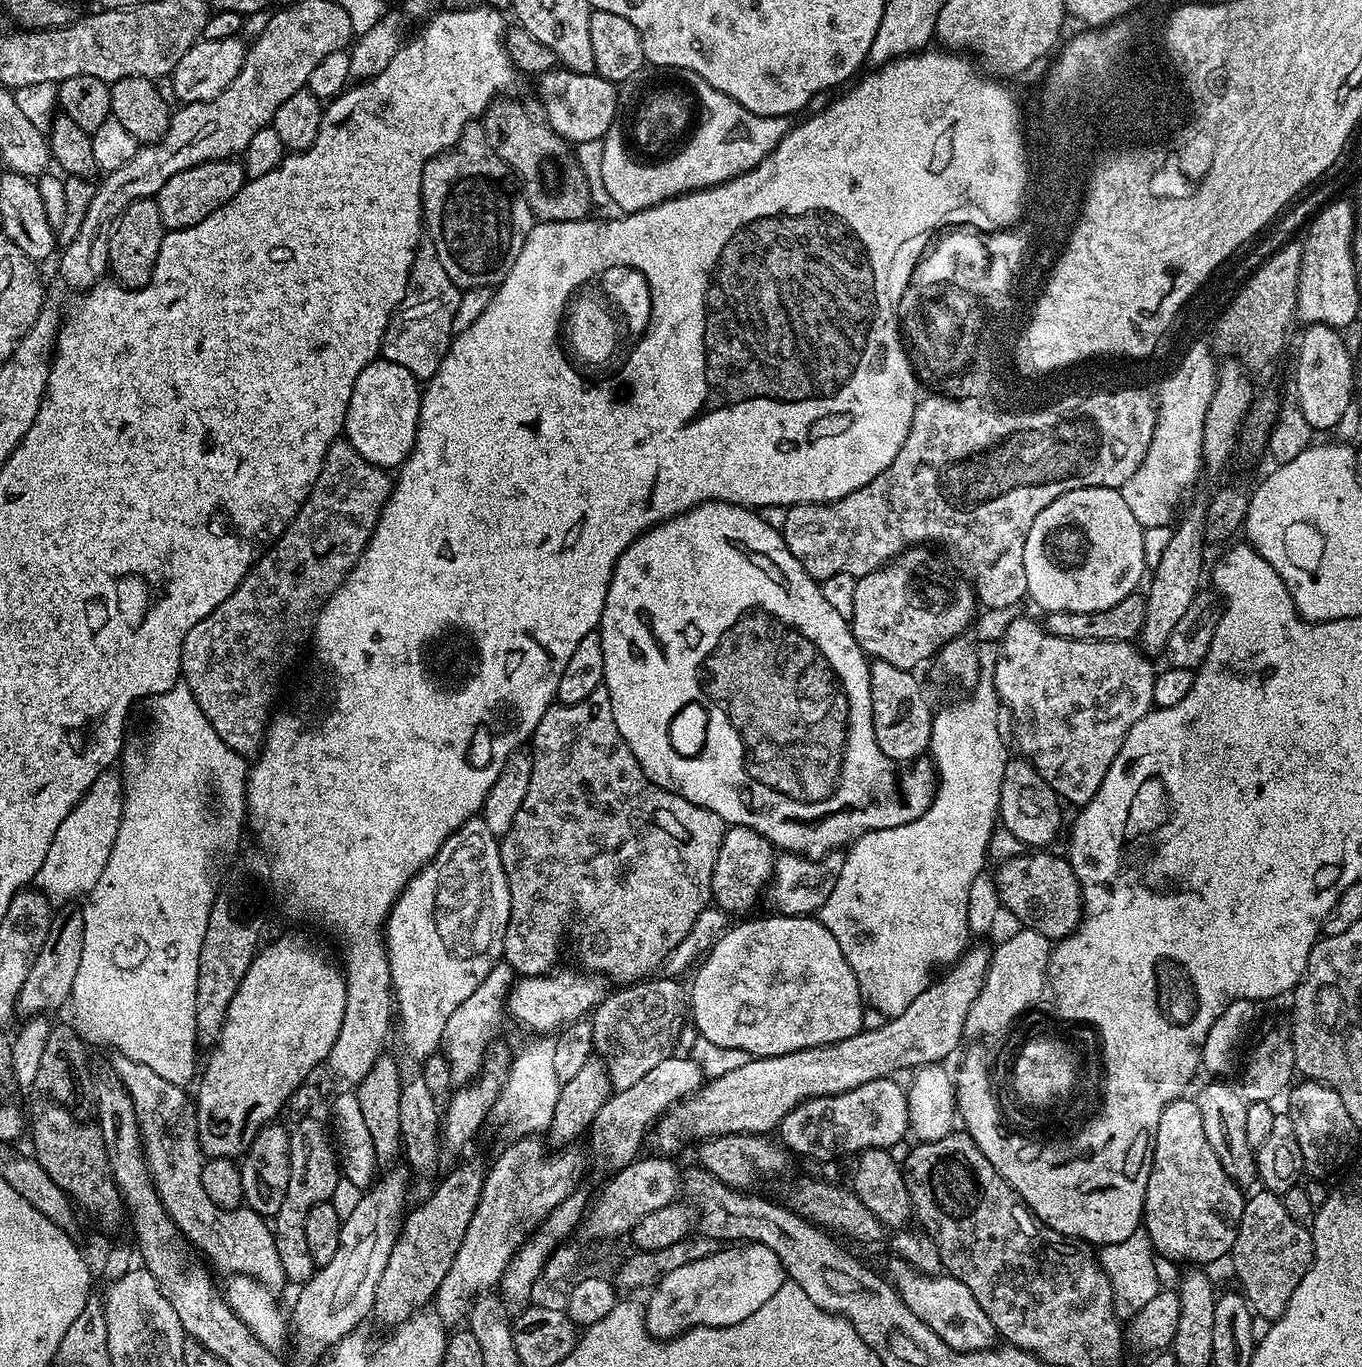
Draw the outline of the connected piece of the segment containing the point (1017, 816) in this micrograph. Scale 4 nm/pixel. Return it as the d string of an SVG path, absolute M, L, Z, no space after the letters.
M1021 756L1011 757L1003 771L1000 787L1001 825L1030 848L1046 848L1058 834L1062 824L1062 802L1053 788L1034 768L1031 761Z

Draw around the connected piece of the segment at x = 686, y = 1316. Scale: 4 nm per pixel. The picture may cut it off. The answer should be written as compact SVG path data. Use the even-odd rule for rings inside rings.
M747 1242L721 1247L710 1258L673 1270L654 1285L644 1304L646 1330L655 1340L671 1340L691 1328L734 1326L770 1302L785 1282L784 1267L774 1250Z

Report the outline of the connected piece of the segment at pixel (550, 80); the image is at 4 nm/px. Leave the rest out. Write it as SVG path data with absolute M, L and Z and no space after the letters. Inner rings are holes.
M563 66L538 76L540 82L540 104L544 107L543 119L569 145L603 140L612 128L616 113L617 85L591 72L569 72Z

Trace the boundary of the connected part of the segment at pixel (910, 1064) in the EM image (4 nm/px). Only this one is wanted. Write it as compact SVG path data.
M973 943L965 947L963 956L947 969L945 976L937 975L927 988L906 1006L906 1010L898 1016L891 1017L874 1027L863 1029L858 1035L852 1035L842 1042L823 1044L817 1048L803 1048L781 1056L757 1056L749 1058L746 1066L737 1066L730 1074L711 1077L700 1089L690 1096L673 1104L654 1125L656 1144L661 1153L673 1154L692 1135L703 1142L713 1136L729 1136L730 1134L747 1134L759 1136L772 1134L779 1129L780 1123L804 1100L813 1100L819 1096L844 1094L866 1082L898 1074L900 1070L914 1070L927 1064L943 1063L958 1046L960 1038L965 1035L964 1024L974 1000L983 986L988 963L991 961L993 949L984 944Z

